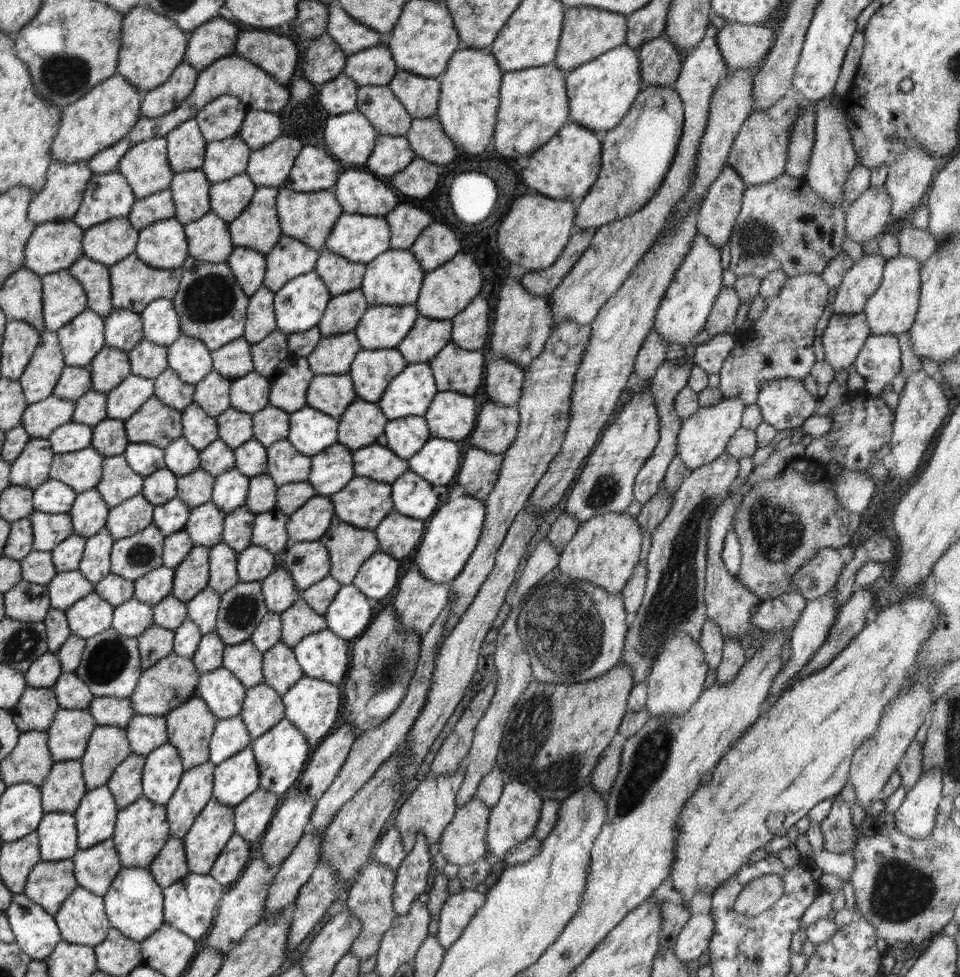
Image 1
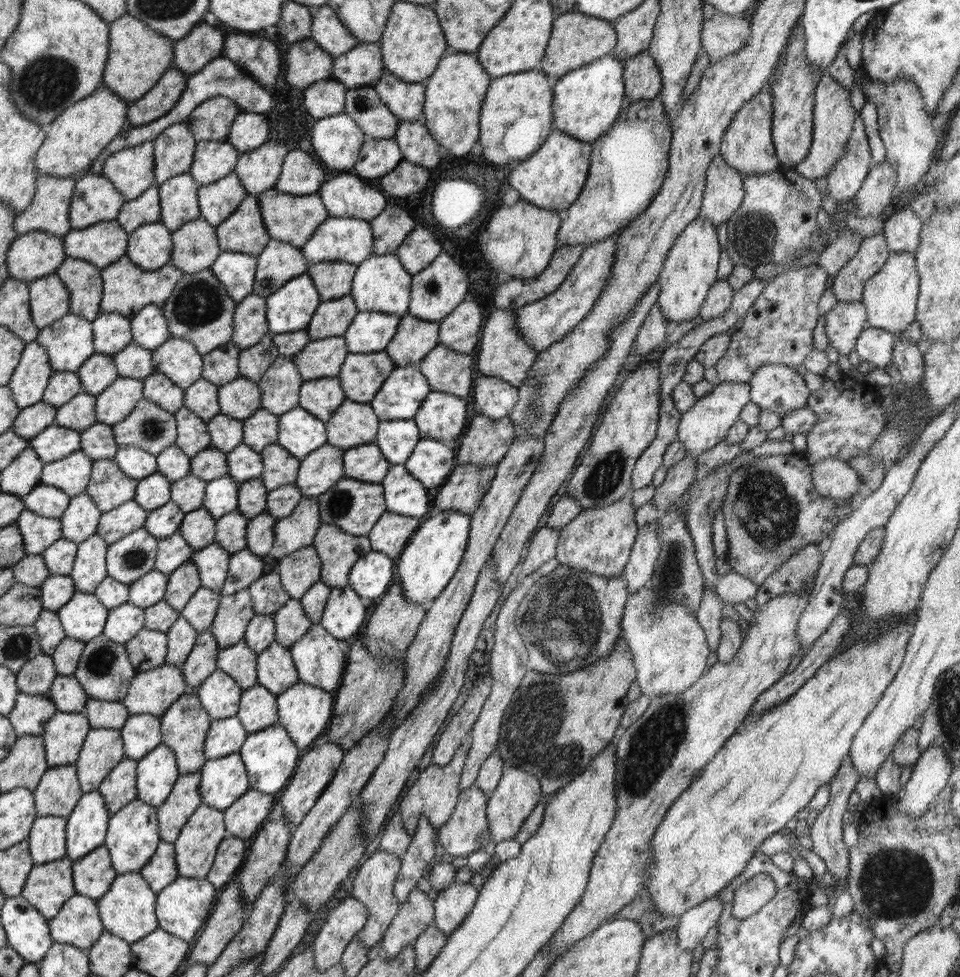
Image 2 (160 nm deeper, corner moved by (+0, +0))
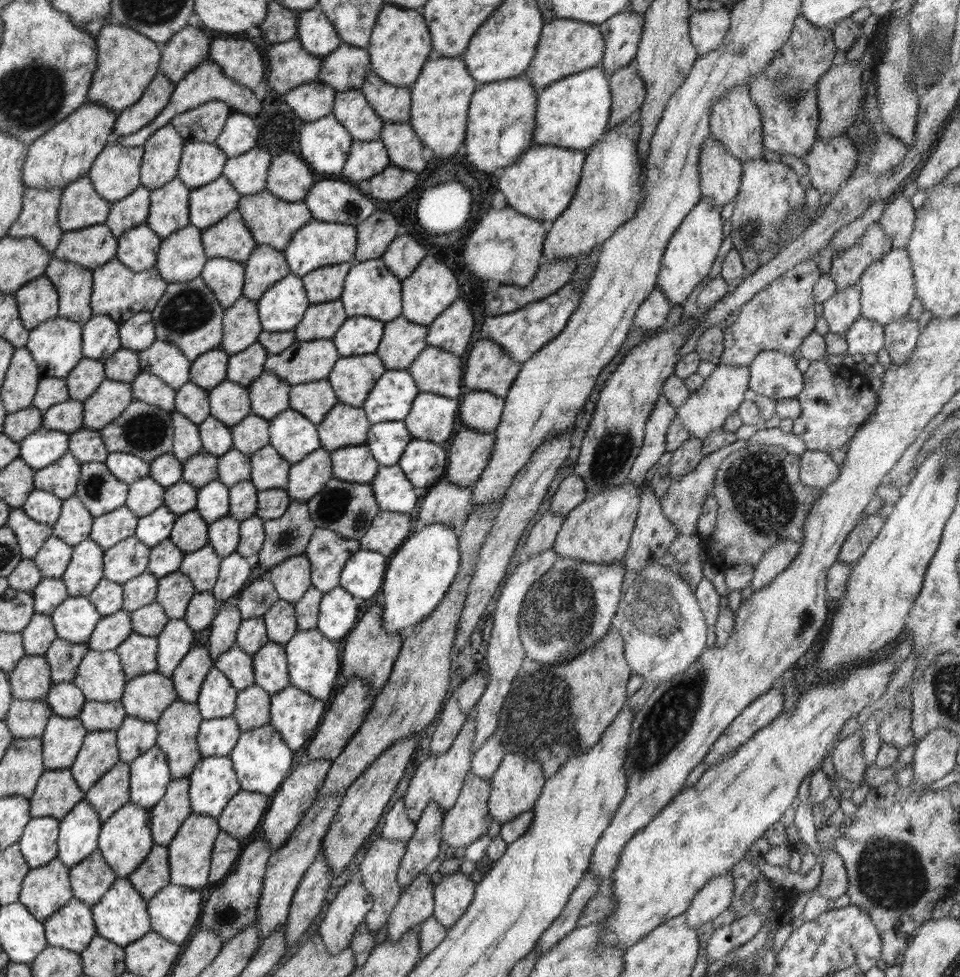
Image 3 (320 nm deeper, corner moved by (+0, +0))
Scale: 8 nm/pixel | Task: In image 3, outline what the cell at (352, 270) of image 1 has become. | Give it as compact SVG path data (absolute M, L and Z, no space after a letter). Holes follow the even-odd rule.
M341 262L335 265L326 265L316 270L311 270L302 279L306 290L308 301L324 303L339 300L344 292L346 274L352 263Z

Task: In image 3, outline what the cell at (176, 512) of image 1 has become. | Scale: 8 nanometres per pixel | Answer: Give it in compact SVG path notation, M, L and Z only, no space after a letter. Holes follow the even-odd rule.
M166 504L159 506L154 512L139 517L135 535L140 542L152 548L159 542L169 538L178 515L174 514Z

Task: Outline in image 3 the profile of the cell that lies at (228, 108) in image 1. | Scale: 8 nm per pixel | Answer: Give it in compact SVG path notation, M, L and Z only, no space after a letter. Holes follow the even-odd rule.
M212 100L176 115L171 123L176 132L188 141L214 143L232 112L225 102Z

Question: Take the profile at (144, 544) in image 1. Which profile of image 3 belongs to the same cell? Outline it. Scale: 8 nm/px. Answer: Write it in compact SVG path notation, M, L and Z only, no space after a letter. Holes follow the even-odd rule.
M135 534L130 538L117 542L112 548L103 551L103 578L121 585L146 571L149 556L151 555L151 548L140 542Z

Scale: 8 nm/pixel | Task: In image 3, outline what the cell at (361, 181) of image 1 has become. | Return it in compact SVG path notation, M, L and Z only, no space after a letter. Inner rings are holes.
M336 177L332 180L320 180L316 182L304 202L308 205L312 217L316 221L332 222L342 225L351 225L356 227L360 222L364 222L375 212L374 200L370 196L365 196L358 190L355 184Z

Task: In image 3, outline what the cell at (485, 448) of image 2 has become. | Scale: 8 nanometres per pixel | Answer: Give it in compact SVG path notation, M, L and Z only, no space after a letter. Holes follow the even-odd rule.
M459 425L447 443L445 476L456 486L475 486L484 467L490 460L496 444L493 432L480 432L469 426Z

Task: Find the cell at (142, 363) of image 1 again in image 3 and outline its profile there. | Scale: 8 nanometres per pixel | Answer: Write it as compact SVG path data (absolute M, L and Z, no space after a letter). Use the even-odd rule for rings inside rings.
M120 347L114 354L102 359L106 379L131 383L141 373L138 351Z

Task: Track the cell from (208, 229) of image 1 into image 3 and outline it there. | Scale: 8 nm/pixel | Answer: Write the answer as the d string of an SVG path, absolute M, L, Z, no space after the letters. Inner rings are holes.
M194 225L161 240L155 267L166 283L184 283L196 278L208 260L201 241L202 229Z

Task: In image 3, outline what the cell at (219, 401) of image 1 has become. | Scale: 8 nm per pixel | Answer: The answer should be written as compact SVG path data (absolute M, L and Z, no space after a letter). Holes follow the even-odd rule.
M188 381L175 394L175 410L181 412L194 425L200 425L210 416L209 391Z

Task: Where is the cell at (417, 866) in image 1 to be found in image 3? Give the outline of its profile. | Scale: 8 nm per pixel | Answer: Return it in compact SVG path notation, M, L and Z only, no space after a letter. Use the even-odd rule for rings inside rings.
M430 801L421 812L416 830L406 843L406 850L400 868L397 870L397 881L401 890L412 882L412 879L422 872L436 859L440 847L443 847L442 825L444 812L434 801Z

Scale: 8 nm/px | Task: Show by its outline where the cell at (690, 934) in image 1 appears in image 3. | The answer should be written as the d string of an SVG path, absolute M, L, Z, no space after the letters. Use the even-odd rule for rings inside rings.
M730 871L708 880L696 893L685 913L688 926L697 929L708 921L712 922L731 906L733 892Z

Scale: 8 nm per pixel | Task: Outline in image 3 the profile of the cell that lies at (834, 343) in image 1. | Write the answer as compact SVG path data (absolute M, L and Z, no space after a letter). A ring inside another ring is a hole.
M858 286L836 289L836 292L822 304L823 317L828 322L829 332L844 336L852 323L861 315L861 293Z

